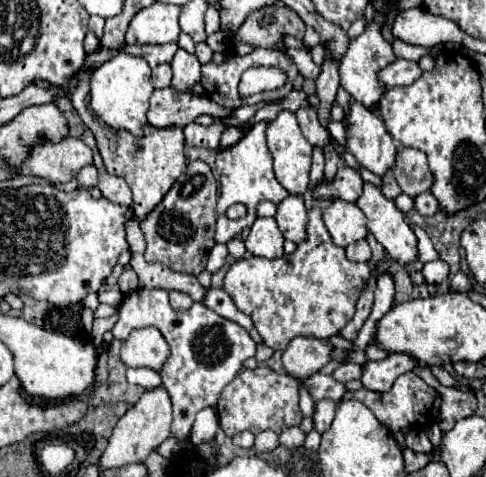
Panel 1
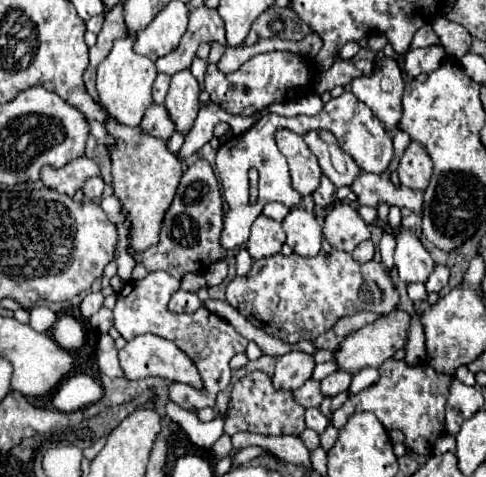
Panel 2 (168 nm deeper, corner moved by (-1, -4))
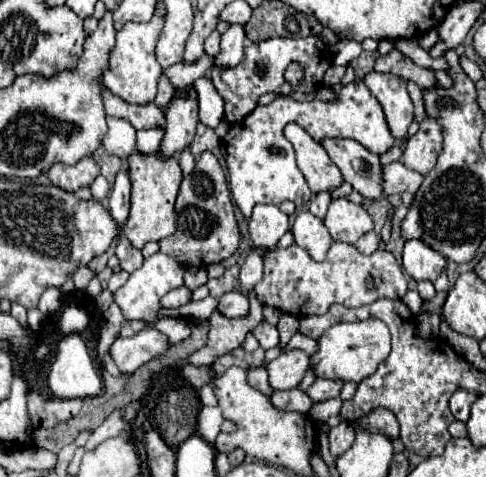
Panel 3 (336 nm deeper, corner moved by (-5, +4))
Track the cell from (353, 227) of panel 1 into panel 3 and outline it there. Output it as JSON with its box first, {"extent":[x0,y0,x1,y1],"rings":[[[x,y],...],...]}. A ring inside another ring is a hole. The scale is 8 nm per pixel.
{"extent":[325,198,373,244],"rings":[[[339,198],[329,204],[325,226],[333,240],[355,244],[363,234],[373,230],[373,220],[363,206]]]}

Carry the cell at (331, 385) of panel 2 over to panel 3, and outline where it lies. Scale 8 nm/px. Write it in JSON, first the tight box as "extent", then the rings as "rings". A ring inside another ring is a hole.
{"extent":[307,378,343,402],"rings":[[[317,378],[315,384],[307,390],[309,396],[313,396],[313,402],[323,402],[329,398],[337,398],[341,388],[343,388],[343,380],[331,380],[331,378]]]}

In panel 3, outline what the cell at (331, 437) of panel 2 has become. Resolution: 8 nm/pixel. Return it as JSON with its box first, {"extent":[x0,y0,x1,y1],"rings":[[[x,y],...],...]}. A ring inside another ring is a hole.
{"extent":[329,422,355,458],"rings":[[[341,422],[339,426],[329,430],[329,446],[331,446],[331,456],[337,458],[341,456],[341,452],[345,452],[349,448],[349,444],[353,444],[353,436],[355,436],[355,426],[349,422]]]}

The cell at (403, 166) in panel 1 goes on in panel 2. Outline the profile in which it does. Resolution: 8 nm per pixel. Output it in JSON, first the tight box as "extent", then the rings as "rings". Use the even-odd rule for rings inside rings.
{"extent":[397,142,433,190],"rings":[[[411,142],[399,160],[397,172],[399,172],[399,180],[403,186],[425,190],[433,172],[433,162],[429,154],[425,152],[425,146]]]}

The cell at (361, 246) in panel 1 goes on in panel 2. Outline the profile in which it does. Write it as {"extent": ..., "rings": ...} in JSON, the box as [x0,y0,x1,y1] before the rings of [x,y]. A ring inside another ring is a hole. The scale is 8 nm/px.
{"extent":[353,240,375,262],"rings":[[[365,240],[365,242],[361,242],[355,250],[353,250],[353,260],[357,260],[357,262],[369,262],[369,260],[373,260],[373,254],[375,254],[375,246],[373,246],[373,242],[371,240]]]}

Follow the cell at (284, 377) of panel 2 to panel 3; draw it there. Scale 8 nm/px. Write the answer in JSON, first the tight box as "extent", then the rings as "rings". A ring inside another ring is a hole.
{"extent":[267,350,311,390],"rings":[[[287,350],[279,358],[267,364],[269,384],[273,390],[289,390],[299,386],[305,372],[309,370],[311,358],[303,350]]]}

